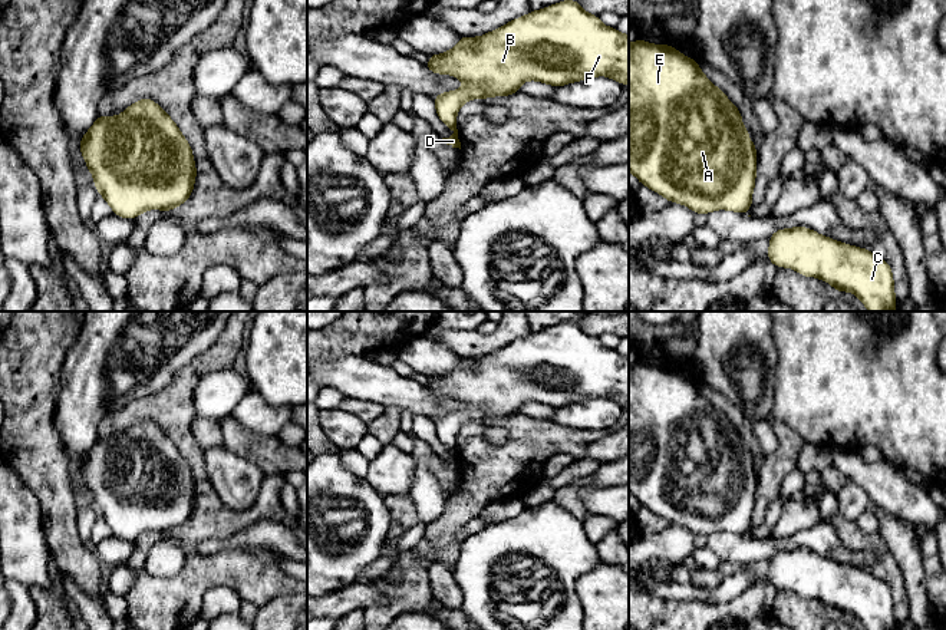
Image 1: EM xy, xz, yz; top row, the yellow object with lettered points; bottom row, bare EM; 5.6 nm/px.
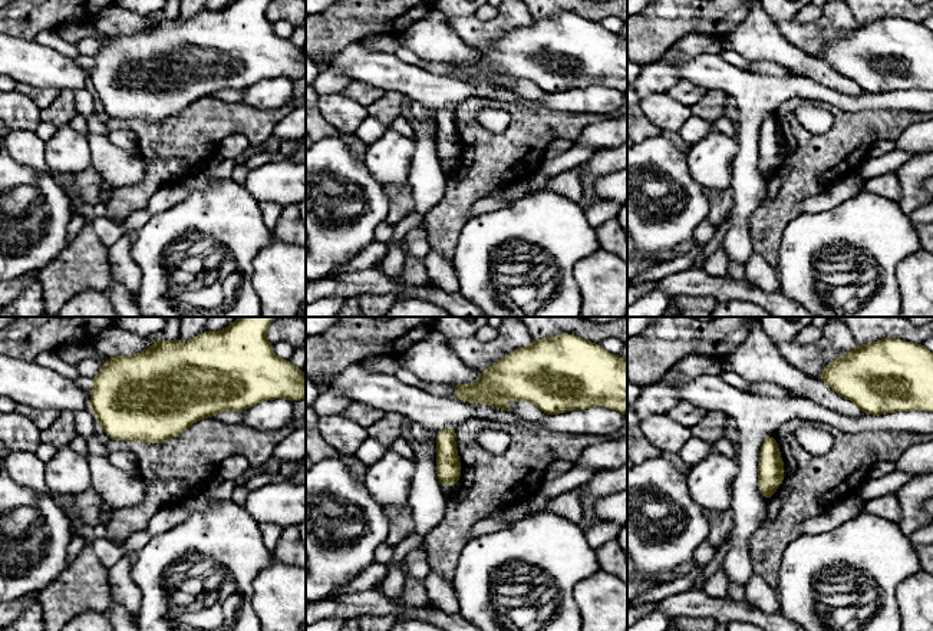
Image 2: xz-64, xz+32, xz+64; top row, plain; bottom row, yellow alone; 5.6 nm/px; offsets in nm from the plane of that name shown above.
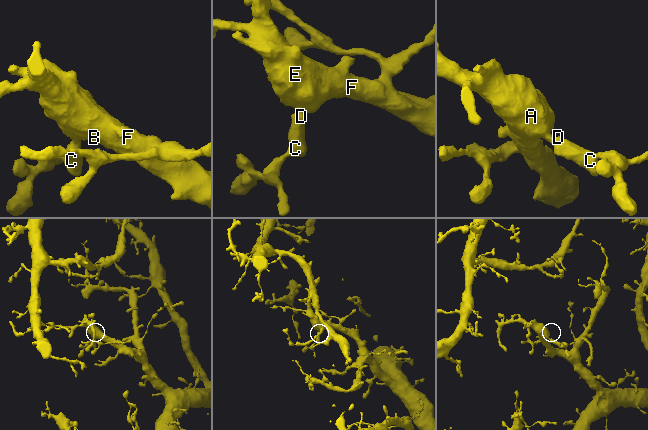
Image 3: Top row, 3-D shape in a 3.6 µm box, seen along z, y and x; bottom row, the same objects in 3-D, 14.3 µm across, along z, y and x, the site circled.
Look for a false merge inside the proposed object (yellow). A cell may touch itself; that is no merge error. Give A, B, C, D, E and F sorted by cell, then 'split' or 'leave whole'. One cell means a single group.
groups A B C D E F; leave whole

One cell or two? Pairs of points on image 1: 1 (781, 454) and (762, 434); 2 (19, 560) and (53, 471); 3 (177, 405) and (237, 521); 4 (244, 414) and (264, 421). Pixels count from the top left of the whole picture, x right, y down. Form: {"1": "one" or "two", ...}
{"1": "two", "2": "two", "3": "one", "4": "one"}

